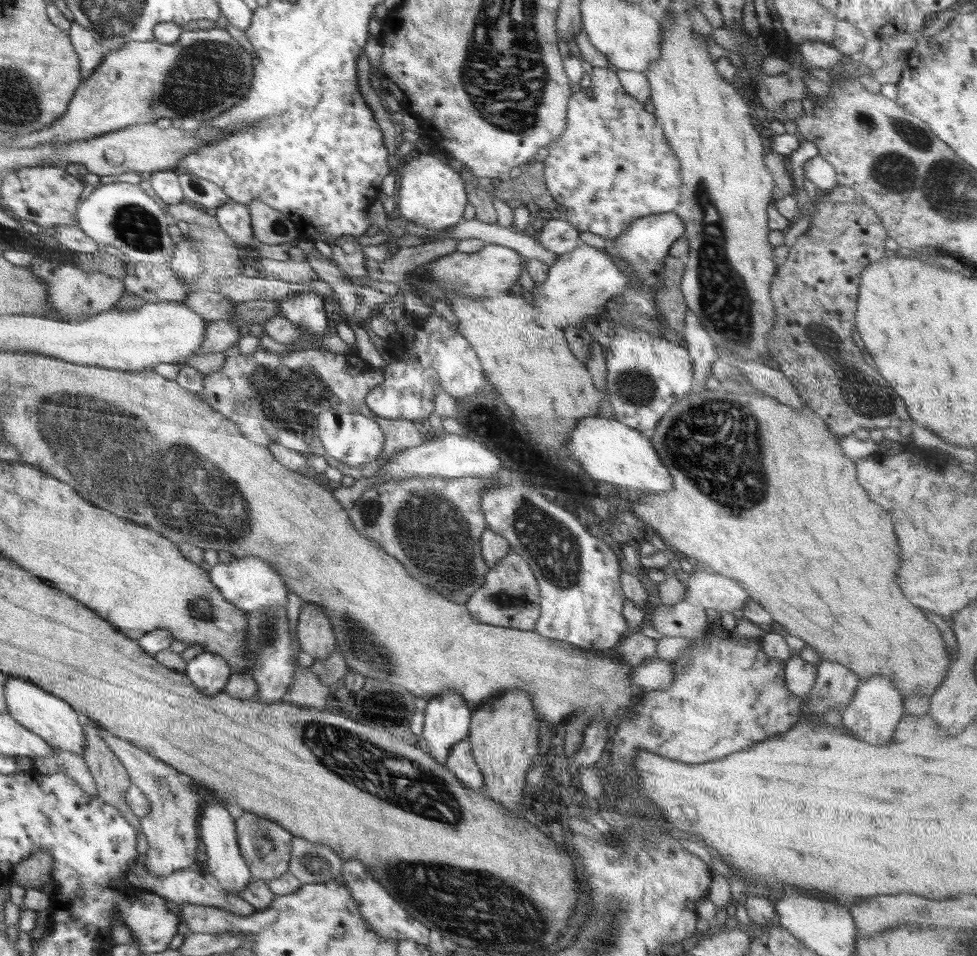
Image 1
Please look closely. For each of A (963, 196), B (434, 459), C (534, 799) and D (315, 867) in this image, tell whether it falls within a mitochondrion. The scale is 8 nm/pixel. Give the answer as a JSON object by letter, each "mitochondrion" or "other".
{"A":"mitochondrion","B":"other","C":"other","D":"mitochondrion"}

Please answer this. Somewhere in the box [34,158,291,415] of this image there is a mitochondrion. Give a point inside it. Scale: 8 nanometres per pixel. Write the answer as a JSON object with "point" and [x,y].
{"point":[134,225]}

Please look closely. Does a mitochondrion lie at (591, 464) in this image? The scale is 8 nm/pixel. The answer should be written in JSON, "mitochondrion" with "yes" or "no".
{"mitochondrion":"no"}

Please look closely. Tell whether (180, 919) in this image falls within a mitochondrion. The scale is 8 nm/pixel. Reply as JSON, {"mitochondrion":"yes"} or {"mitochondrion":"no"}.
{"mitochondrion":"no"}

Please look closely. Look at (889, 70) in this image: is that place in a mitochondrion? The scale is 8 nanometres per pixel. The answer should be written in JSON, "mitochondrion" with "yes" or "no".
{"mitochondrion":"no"}

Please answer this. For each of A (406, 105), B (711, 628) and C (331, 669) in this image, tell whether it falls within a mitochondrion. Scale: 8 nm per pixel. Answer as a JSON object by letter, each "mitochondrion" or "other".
{"A":"other","B":"other","C":"mitochondrion"}

